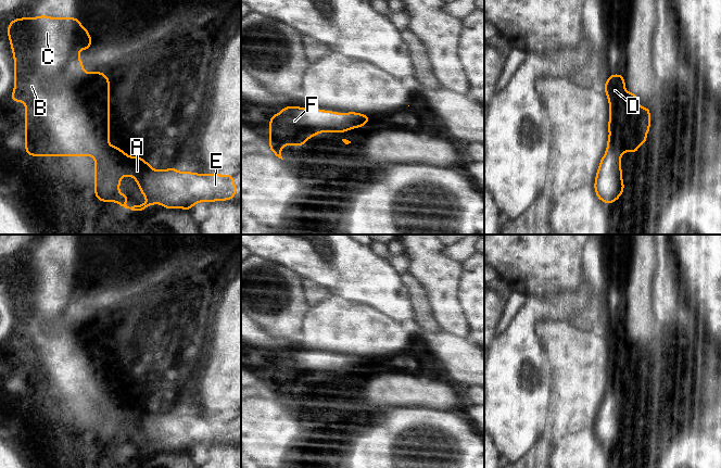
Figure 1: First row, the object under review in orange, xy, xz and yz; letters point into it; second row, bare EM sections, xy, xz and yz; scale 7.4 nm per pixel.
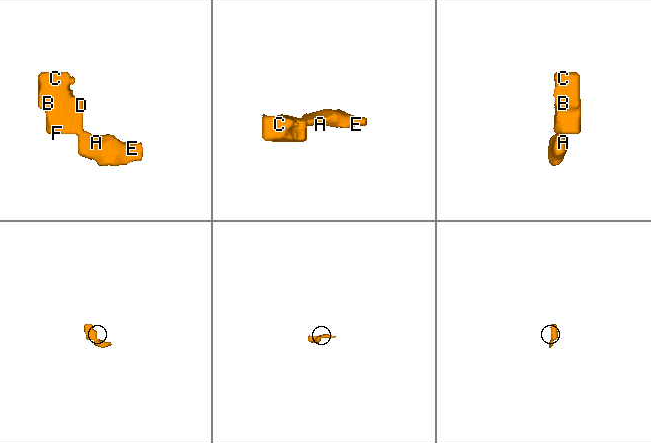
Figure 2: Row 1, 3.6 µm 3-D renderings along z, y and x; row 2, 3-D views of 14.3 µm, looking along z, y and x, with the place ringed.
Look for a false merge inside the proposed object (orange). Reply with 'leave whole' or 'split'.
leave whole

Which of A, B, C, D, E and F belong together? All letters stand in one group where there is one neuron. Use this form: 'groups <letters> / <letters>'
groups A B C D E F

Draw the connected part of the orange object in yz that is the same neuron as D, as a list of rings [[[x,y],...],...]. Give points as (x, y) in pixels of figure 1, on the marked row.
[[[611,74],[604,87],[609,103],[606,152],[600,159],[593,185],[598,200],[615,203],[624,191],[621,154],[638,152],[650,130],[650,107],[640,105],[636,92],[625,90],[624,77]]]

